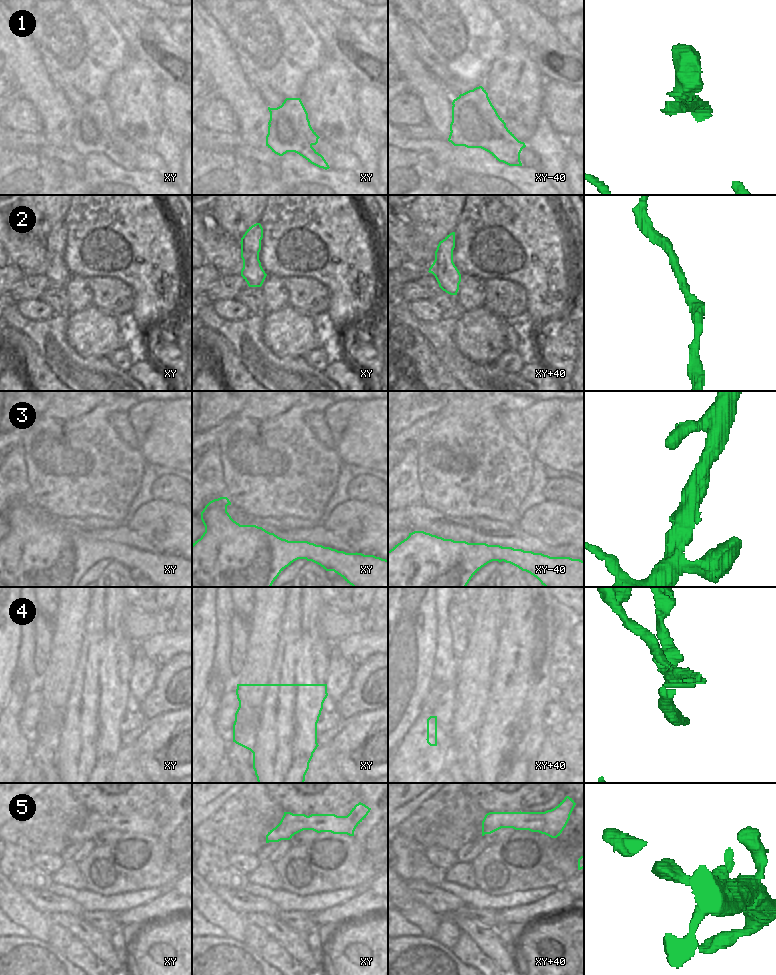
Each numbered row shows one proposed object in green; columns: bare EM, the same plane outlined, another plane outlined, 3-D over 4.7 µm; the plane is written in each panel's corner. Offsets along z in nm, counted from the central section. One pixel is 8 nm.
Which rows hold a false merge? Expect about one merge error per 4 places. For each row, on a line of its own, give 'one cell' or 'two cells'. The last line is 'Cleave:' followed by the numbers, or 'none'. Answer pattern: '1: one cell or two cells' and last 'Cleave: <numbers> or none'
1: two cells
2: one cell
3: one cell
4: two cells
5: one cell
Cleave: 1, 4

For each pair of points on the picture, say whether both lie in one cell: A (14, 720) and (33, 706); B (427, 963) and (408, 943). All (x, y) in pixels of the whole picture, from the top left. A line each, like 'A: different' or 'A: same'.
A: same
B: same

